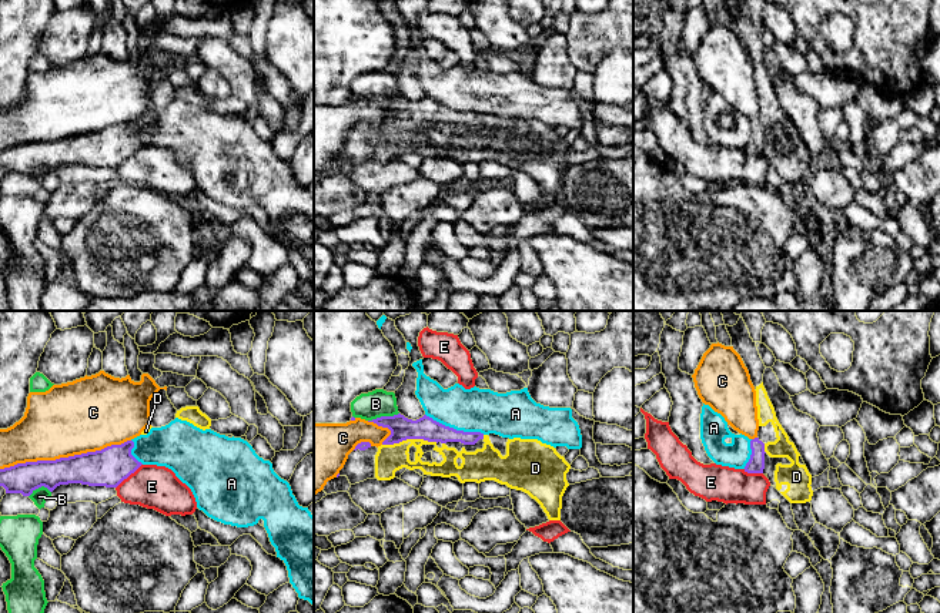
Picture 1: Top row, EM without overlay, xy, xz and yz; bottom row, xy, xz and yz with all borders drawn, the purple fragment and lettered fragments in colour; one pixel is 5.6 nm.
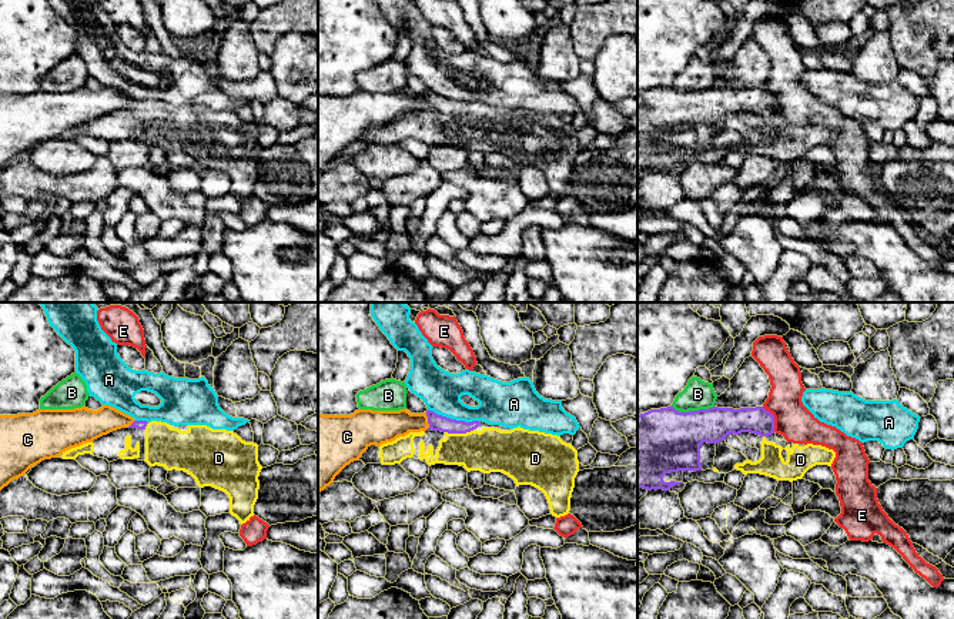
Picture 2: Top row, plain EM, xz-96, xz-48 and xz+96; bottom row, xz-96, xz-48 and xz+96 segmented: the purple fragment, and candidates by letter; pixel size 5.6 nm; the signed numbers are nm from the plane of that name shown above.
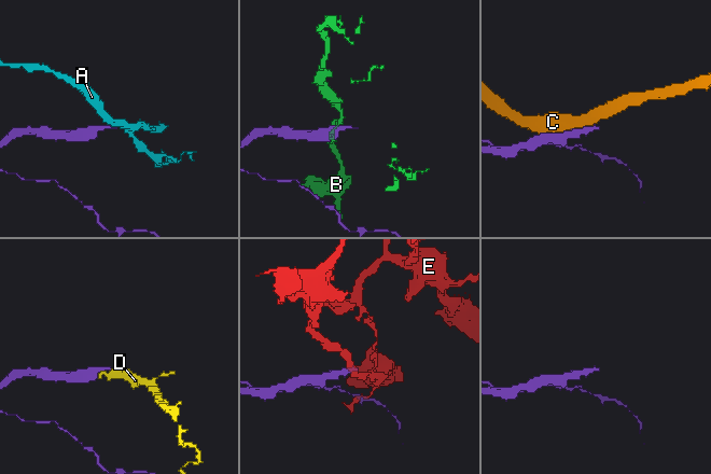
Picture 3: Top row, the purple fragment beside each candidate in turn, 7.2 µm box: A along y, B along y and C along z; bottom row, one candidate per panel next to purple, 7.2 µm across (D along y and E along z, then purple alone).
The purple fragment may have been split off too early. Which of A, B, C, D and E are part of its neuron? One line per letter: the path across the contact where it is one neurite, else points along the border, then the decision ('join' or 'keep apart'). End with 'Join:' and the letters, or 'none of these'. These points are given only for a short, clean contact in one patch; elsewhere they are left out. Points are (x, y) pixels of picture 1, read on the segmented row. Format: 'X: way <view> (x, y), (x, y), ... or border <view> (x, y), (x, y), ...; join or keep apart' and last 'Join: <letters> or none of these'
A: border xz (425, 414), (457, 429), (479, 431), (484, 434); keep apart
B: border xz (398, 412), (368, 421); keep apart
C: keep apart
D: join
E: border xy (141, 464), (116, 488); keep apart
Join: D

